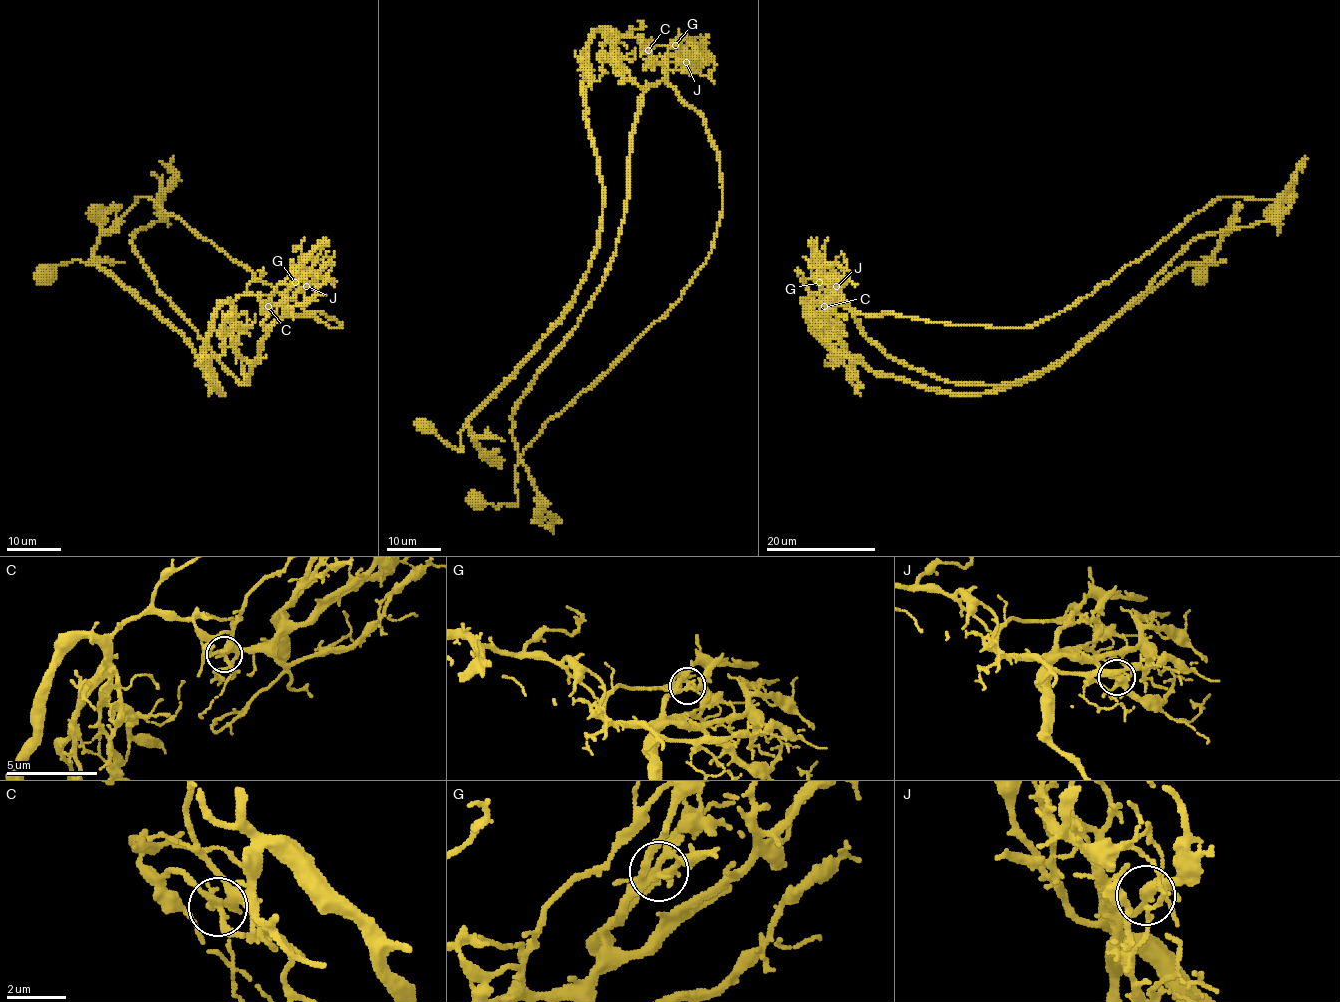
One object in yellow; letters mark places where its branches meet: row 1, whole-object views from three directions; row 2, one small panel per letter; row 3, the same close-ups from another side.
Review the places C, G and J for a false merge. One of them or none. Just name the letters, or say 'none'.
C

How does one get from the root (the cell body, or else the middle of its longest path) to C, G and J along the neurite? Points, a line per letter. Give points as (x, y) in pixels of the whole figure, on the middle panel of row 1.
C: (475, 500), (518, 501), (522, 451), (663, 316), (711, 251), (716, 146), (648, 50)
G: (475, 500), (518, 501), (522, 451), (663, 316), (711, 251), (719, 158), (705, 121), (666, 80), (675, 45)
J: (475, 500), (518, 501), (522, 451), (663, 316), (711, 251), (716, 146), (666, 80), (670, 56), (686, 62)

